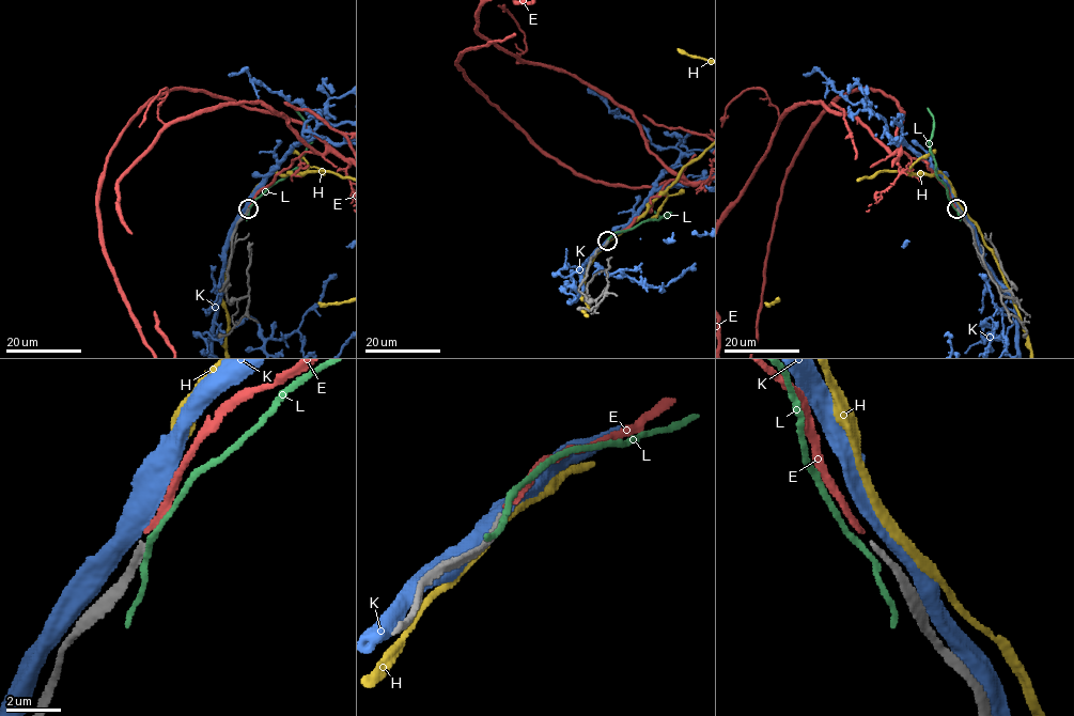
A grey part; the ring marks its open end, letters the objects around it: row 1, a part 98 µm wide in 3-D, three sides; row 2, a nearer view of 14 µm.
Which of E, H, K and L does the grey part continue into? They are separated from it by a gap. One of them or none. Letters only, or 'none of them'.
E

